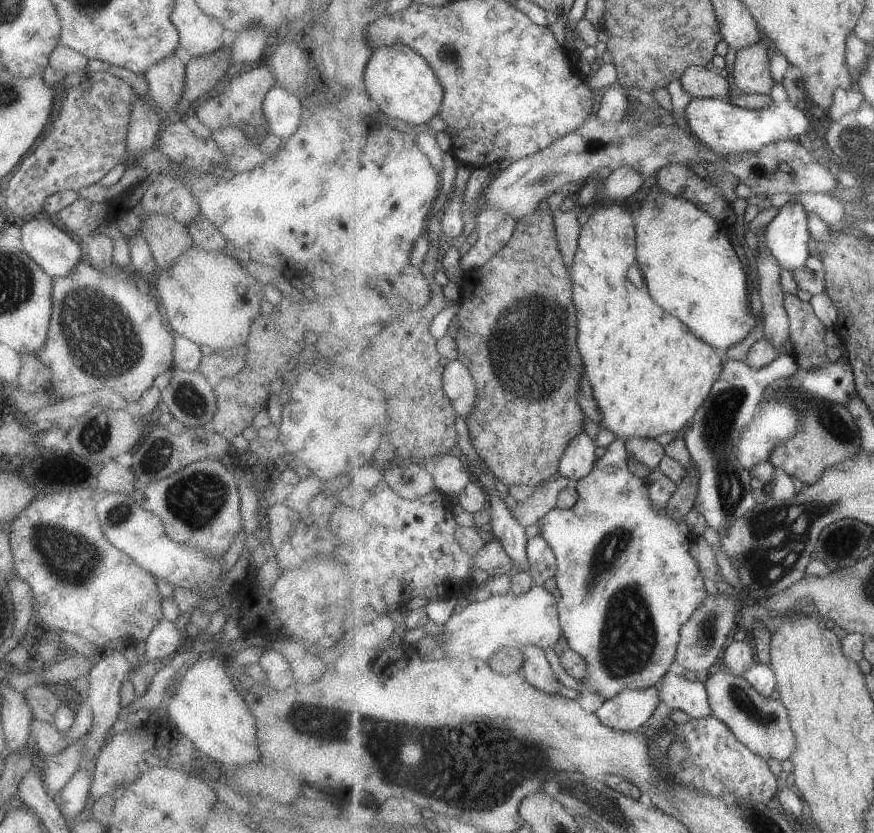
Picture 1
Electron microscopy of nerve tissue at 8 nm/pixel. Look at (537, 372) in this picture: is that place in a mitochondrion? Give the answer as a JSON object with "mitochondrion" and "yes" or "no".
{"mitochondrion":"yes"}

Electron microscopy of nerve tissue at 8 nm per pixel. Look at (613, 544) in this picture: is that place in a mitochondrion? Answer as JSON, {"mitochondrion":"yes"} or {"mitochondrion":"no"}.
{"mitochondrion":"yes"}

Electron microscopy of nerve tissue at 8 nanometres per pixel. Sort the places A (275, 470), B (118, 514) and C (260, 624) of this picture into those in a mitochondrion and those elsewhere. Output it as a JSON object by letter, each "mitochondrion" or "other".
{"A":"other","B":"mitochondrion","C":"other"}

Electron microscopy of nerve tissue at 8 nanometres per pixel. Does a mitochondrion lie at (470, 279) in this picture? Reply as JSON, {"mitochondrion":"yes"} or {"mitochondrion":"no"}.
{"mitochondrion":"no"}

